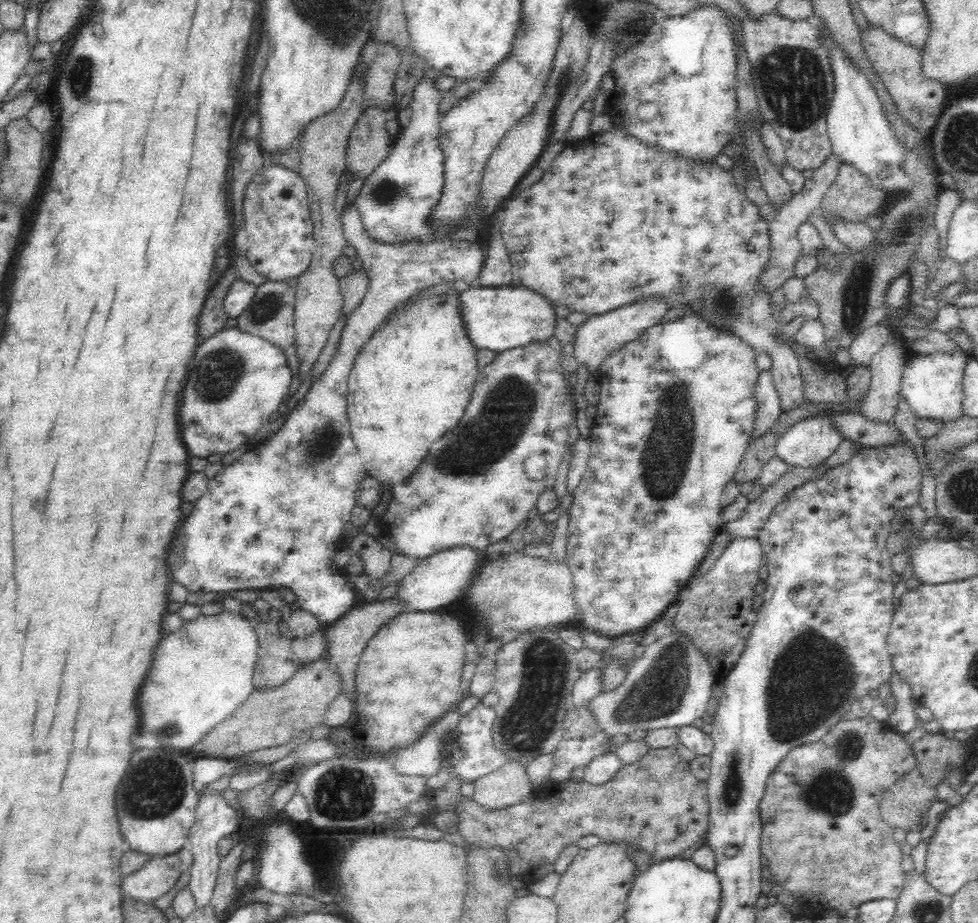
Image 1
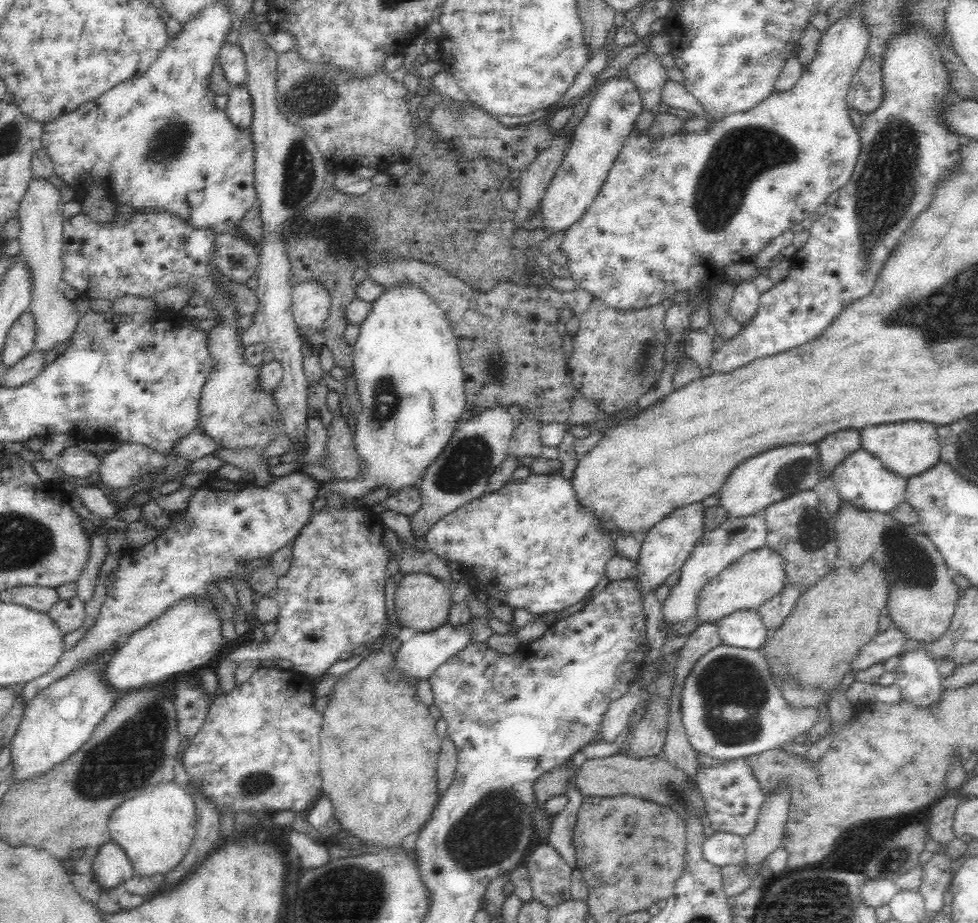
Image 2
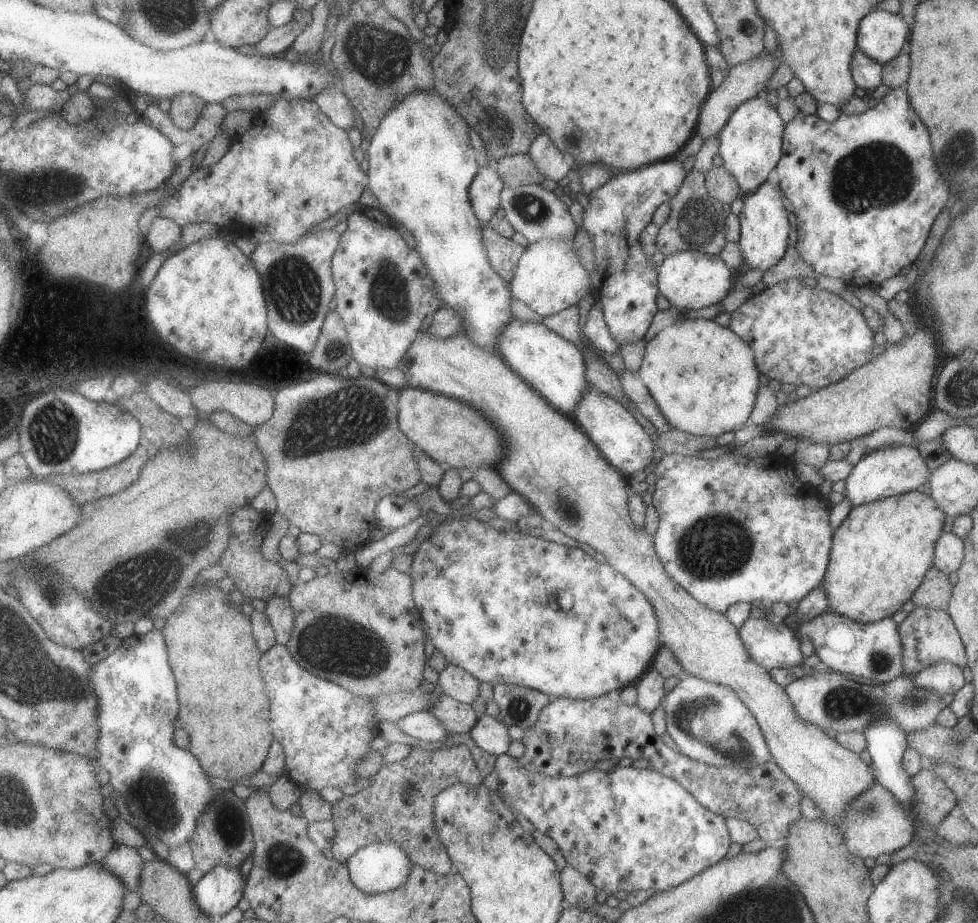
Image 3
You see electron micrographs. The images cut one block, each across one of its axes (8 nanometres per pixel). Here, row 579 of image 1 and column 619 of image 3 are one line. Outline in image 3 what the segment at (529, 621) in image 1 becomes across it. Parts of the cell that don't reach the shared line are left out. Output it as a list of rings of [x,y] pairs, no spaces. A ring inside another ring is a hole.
[[[428,331],[419,332],[419,336],[403,356],[398,368],[407,374],[409,386],[425,388],[463,400],[472,407],[479,408],[488,420],[499,428],[499,432],[503,432],[503,438],[507,440],[507,454],[496,468],[502,480],[512,491],[523,494],[533,504],[533,508],[546,520],[548,527],[558,529],[578,543],[589,544],[595,551],[603,554],[611,568],[619,568],[619,572],[627,576],[626,579],[630,580],[630,583],[650,601],[657,619],[660,644],[672,652],[685,675],[731,688],[757,720],[772,761],[789,780],[795,783],[803,796],[813,800],[813,804],[821,810],[823,817],[831,820],[829,824],[833,825],[835,820],[839,820],[845,802],[859,796],[859,792],[865,792],[874,780],[874,773],[869,772],[867,764],[858,754],[837,744],[832,735],[826,735],[820,728],[801,720],[795,714],[784,687],[773,682],[768,671],[751,660],[737,634],[737,629],[727,617],[699,604],[664,571],[661,560],[653,550],[651,534],[644,528],[637,528],[630,514],[627,514],[627,498],[630,496],[627,494],[625,480],[621,478],[618,469],[602,456],[594,443],[589,442],[590,438],[584,429],[569,415],[551,406],[537,390],[514,371],[514,368],[511,368],[510,364],[507,364],[501,353],[481,348],[464,333],[451,338],[439,338],[431,336]]]

